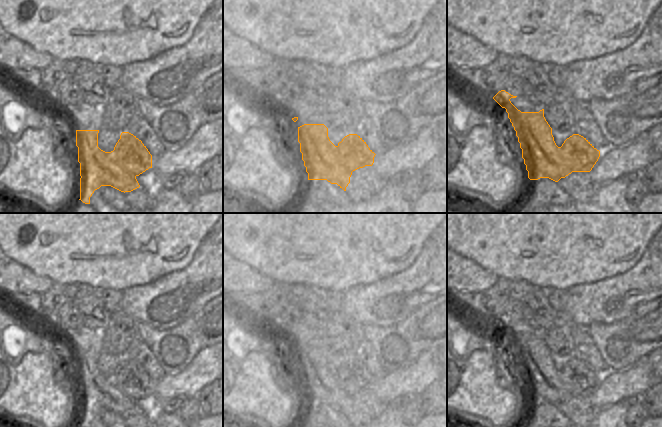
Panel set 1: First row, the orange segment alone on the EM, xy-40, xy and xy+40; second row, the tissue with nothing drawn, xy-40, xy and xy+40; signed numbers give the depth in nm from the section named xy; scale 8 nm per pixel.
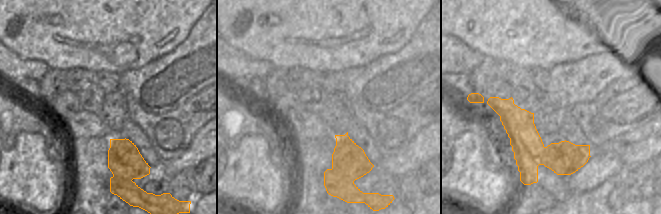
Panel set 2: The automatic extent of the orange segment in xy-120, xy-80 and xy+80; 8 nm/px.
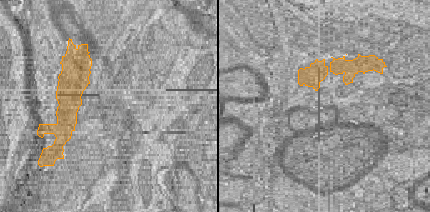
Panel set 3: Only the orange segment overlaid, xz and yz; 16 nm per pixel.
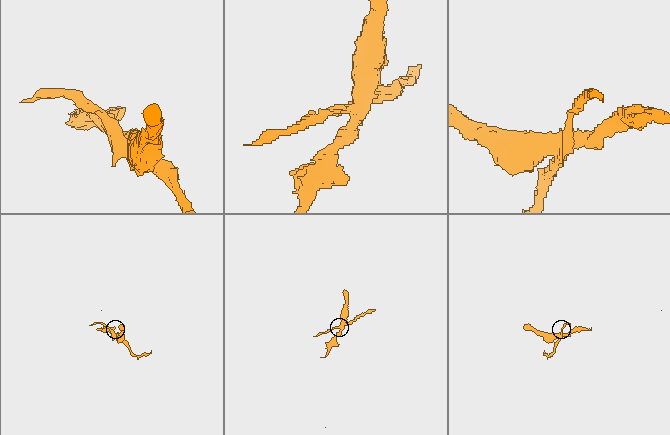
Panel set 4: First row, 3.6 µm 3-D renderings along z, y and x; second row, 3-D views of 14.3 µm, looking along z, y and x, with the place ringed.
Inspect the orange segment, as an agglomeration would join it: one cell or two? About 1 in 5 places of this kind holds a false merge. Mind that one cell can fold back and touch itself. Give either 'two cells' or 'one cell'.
two cells

